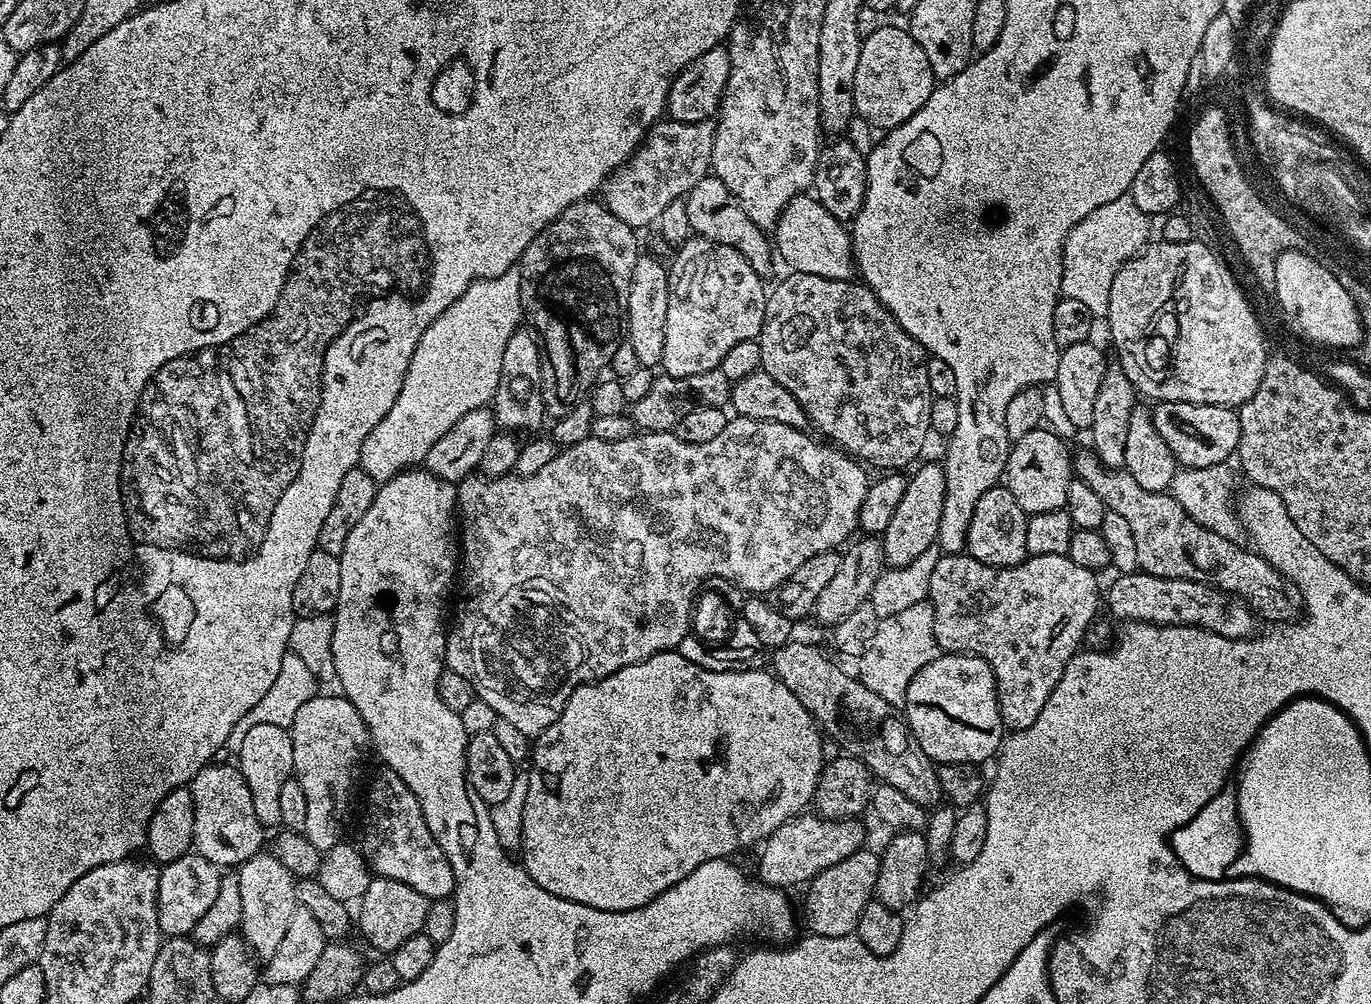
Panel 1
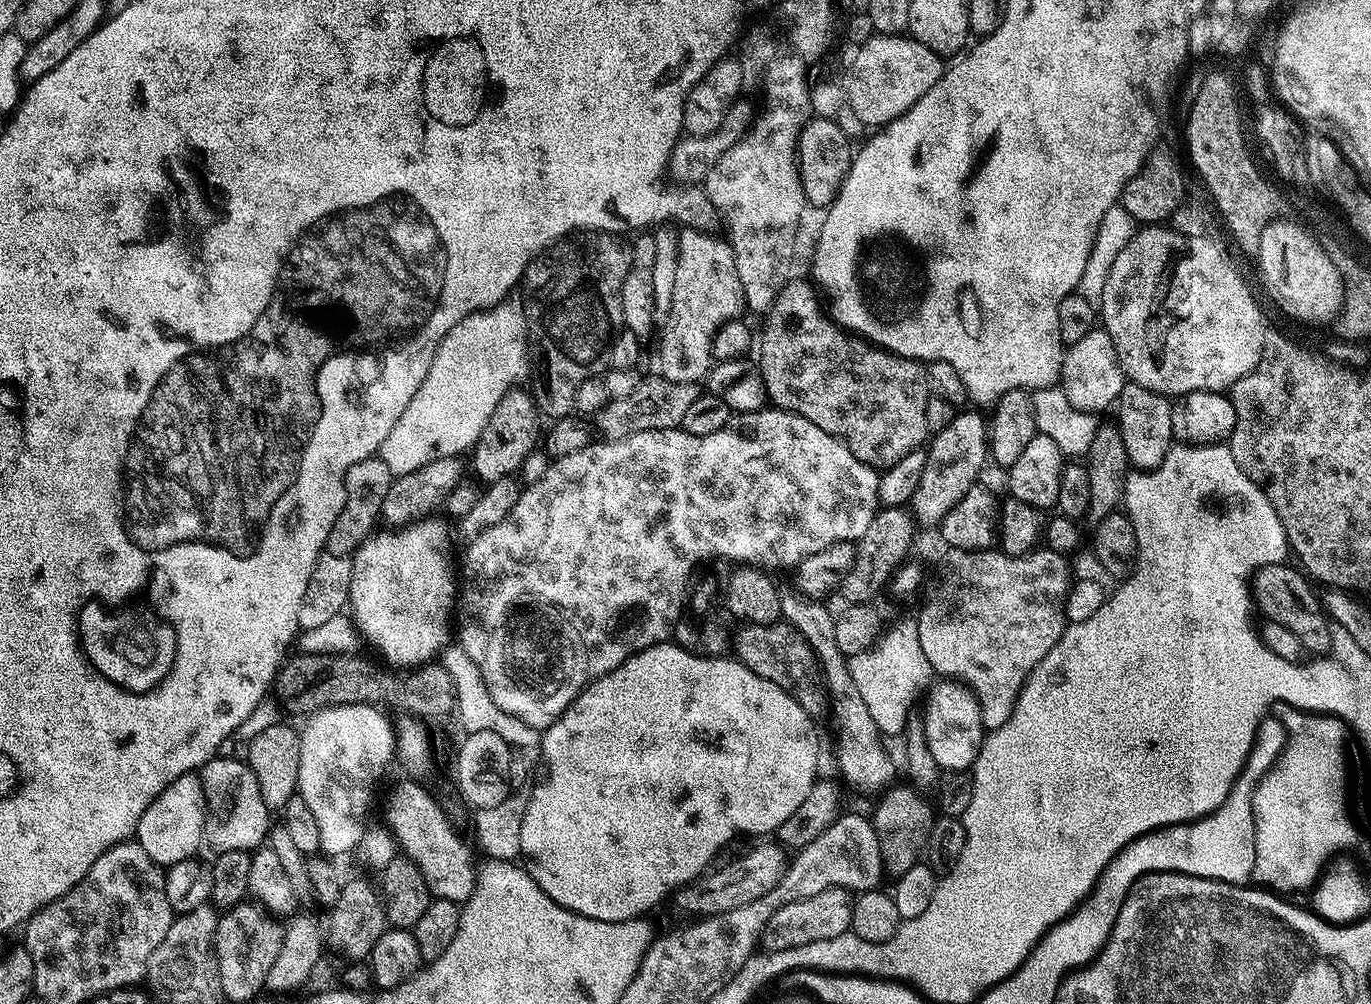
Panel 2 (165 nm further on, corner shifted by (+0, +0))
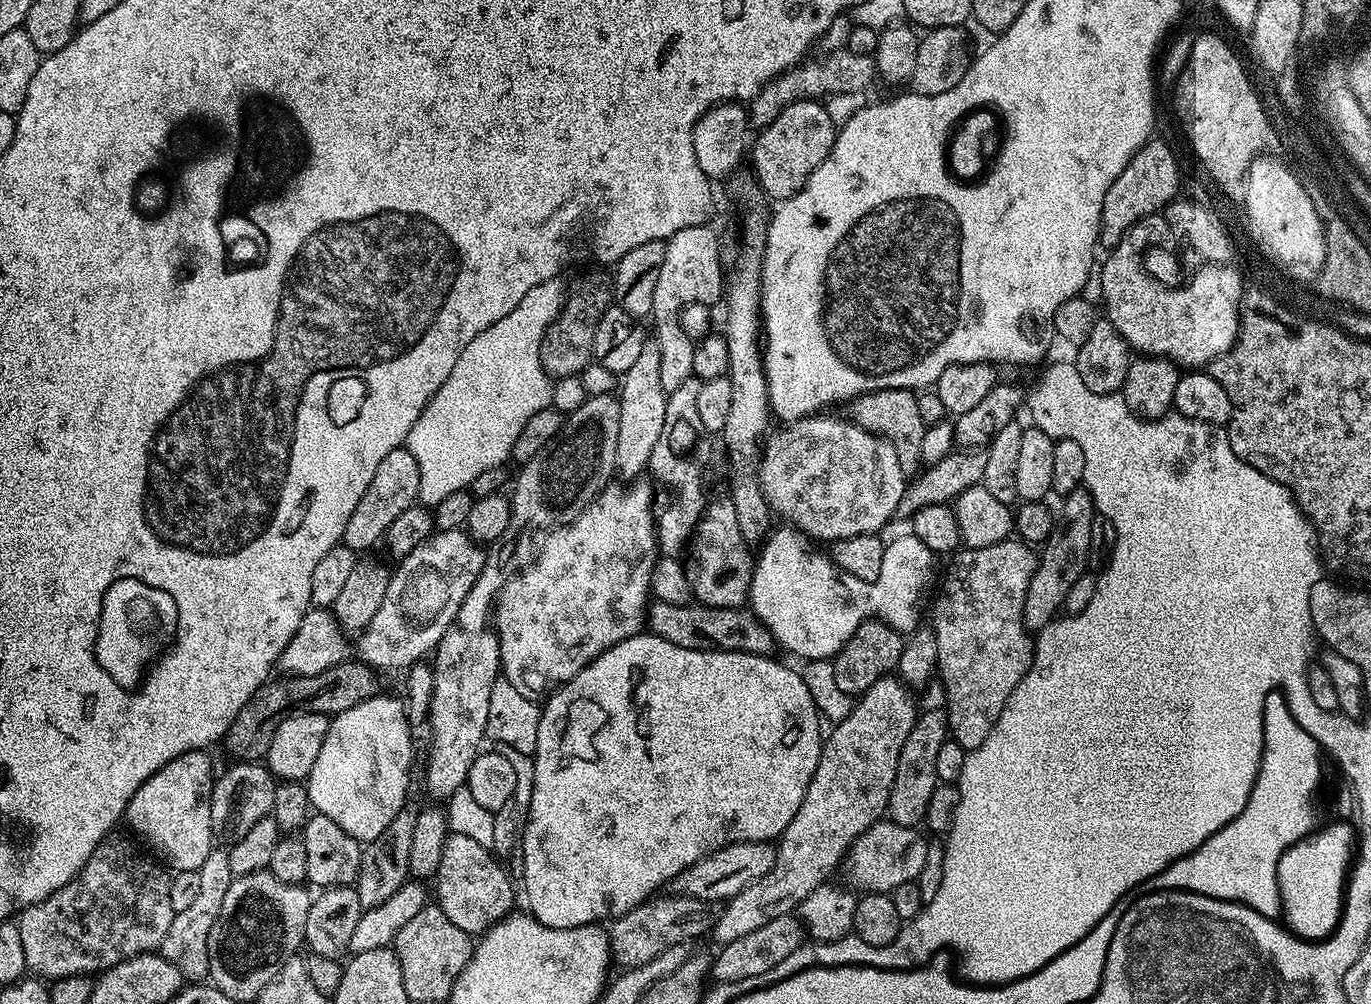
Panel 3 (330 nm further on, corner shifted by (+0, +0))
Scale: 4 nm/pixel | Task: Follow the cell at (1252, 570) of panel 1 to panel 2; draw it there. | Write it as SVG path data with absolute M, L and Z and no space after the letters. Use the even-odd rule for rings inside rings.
M1288 562L1271 564L1256 573L1250 584L1255 607L1259 611L1261 608L1271 623L1286 626L1286 630L1298 634L1298 642L1302 642L1305 653L1323 657L1332 650L1333 625L1325 613L1321 597L1312 593L1309 577L1299 567L1291 568L1290 565Z

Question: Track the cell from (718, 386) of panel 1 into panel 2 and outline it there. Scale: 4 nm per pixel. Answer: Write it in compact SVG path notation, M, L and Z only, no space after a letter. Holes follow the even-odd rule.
M653 375L653 380L641 379L639 386L627 398L609 400L602 410L594 417L596 428L604 440L621 440L623 436L633 436L646 430L662 430L663 428L678 428L686 409L694 402L694 398L702 395L699 383L670 382L665 376Z

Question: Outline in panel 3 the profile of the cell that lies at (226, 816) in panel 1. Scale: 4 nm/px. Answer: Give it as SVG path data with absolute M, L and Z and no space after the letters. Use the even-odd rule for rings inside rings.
M236 762L232 765L233 768L215 777L210 802L212 835L217 841L225 840L228 846L236 844L238 838L243 838L263 816L271 813L277 786L277 781L263 763Z

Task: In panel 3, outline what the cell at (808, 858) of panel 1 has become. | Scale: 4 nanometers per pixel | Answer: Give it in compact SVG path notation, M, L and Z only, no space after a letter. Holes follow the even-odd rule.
M679 894L671 895L640 904L634 910L611 921L607 929L608 944L612 947L613 961L617 965L620 963L621 969L646 966L646 962L670 950L670 946L687 945L688 940L698 939L703 932L704 935L711 933L712 927L716 925L718 912L709 901Z

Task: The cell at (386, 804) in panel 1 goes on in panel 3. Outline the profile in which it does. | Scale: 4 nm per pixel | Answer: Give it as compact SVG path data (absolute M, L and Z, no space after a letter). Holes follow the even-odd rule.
M458 833L448 835L446 846L442 846L442 862L438 862L434 877L434 900L454 926L470 934L483 934L513 911L509 869L499 863L503 864L473 839Z

